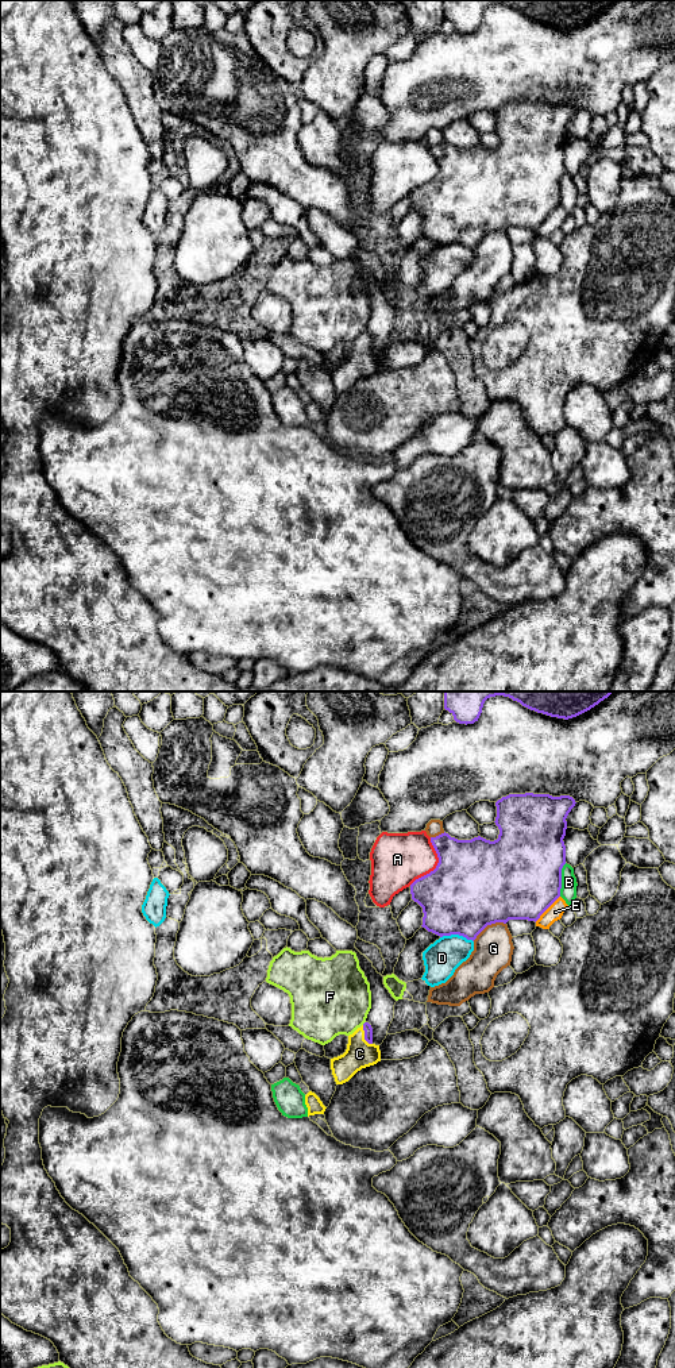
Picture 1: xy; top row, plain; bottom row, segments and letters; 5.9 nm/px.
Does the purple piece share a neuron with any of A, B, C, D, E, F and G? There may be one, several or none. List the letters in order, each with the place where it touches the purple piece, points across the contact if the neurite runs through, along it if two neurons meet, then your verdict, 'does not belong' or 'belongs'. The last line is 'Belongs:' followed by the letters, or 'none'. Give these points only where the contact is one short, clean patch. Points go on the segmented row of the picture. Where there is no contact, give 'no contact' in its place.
A: meets purple in xy at (436, 866); does not belong
B: meets purple in xy at (560, 879); does not belong
C: meets purple in xy at (365, 1036); runs through xy (367, 1028), (365, 1036), (359, 1054); belongs
D: meets purple in xy at (456, 933); does not belong
E: meets purple in xy at (547, 908); does not belong
F: no contact; does not belong
G: meets purple in xy at (489, 924); does not belong
Belongs: C

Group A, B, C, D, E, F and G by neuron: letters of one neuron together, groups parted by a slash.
A / B / C / D / E / F / G

